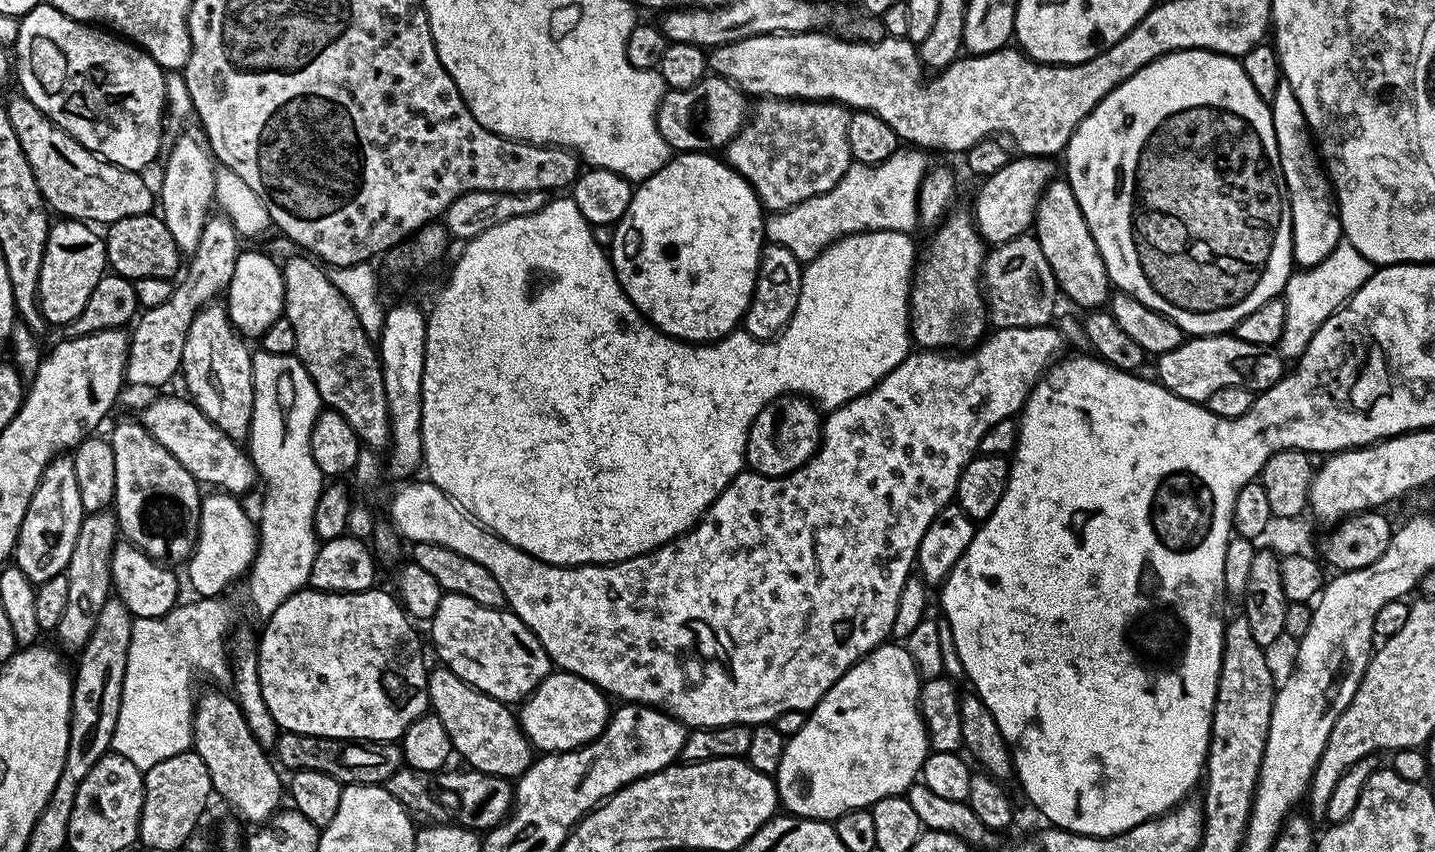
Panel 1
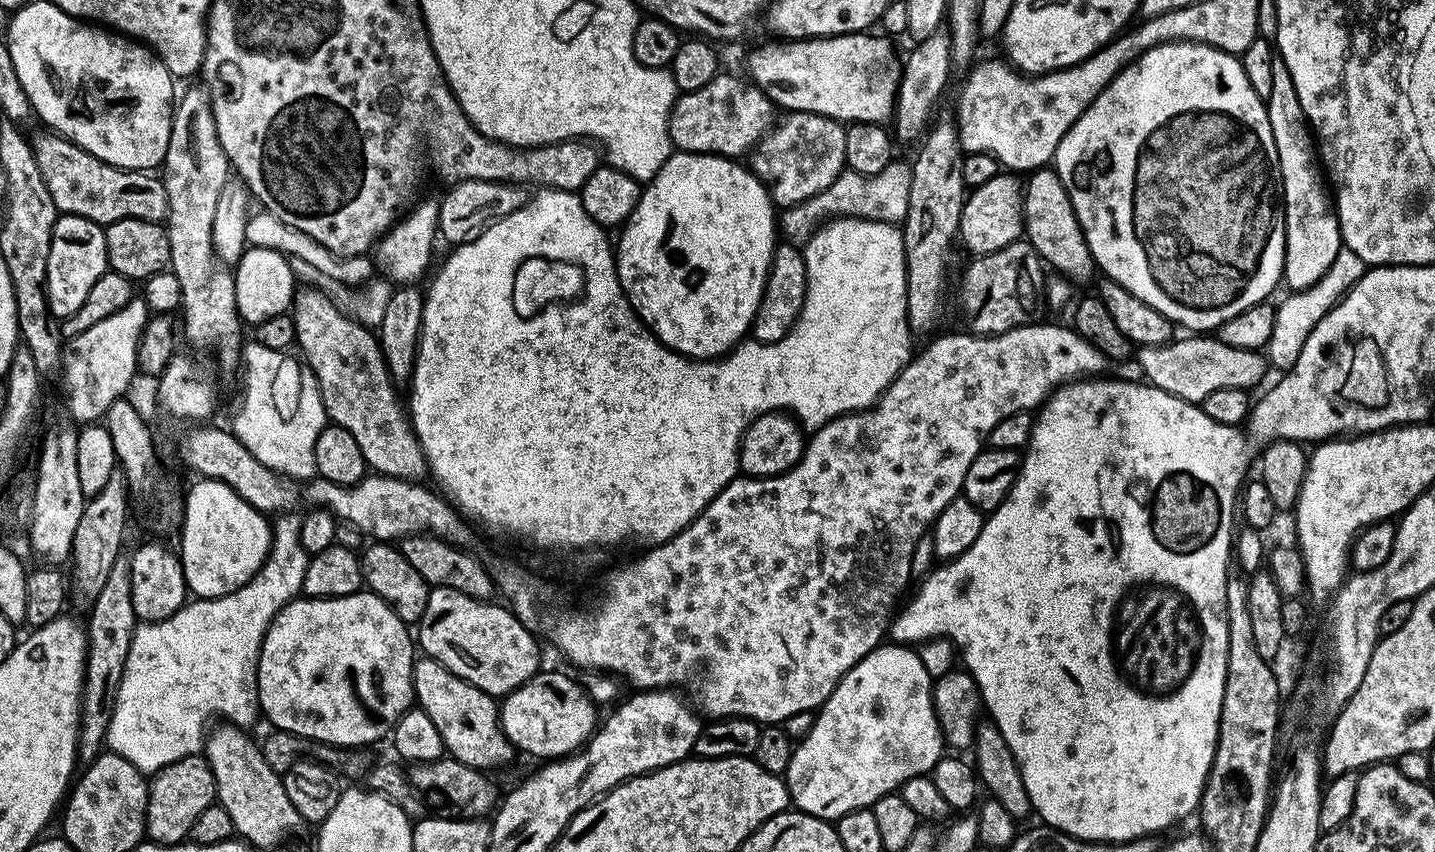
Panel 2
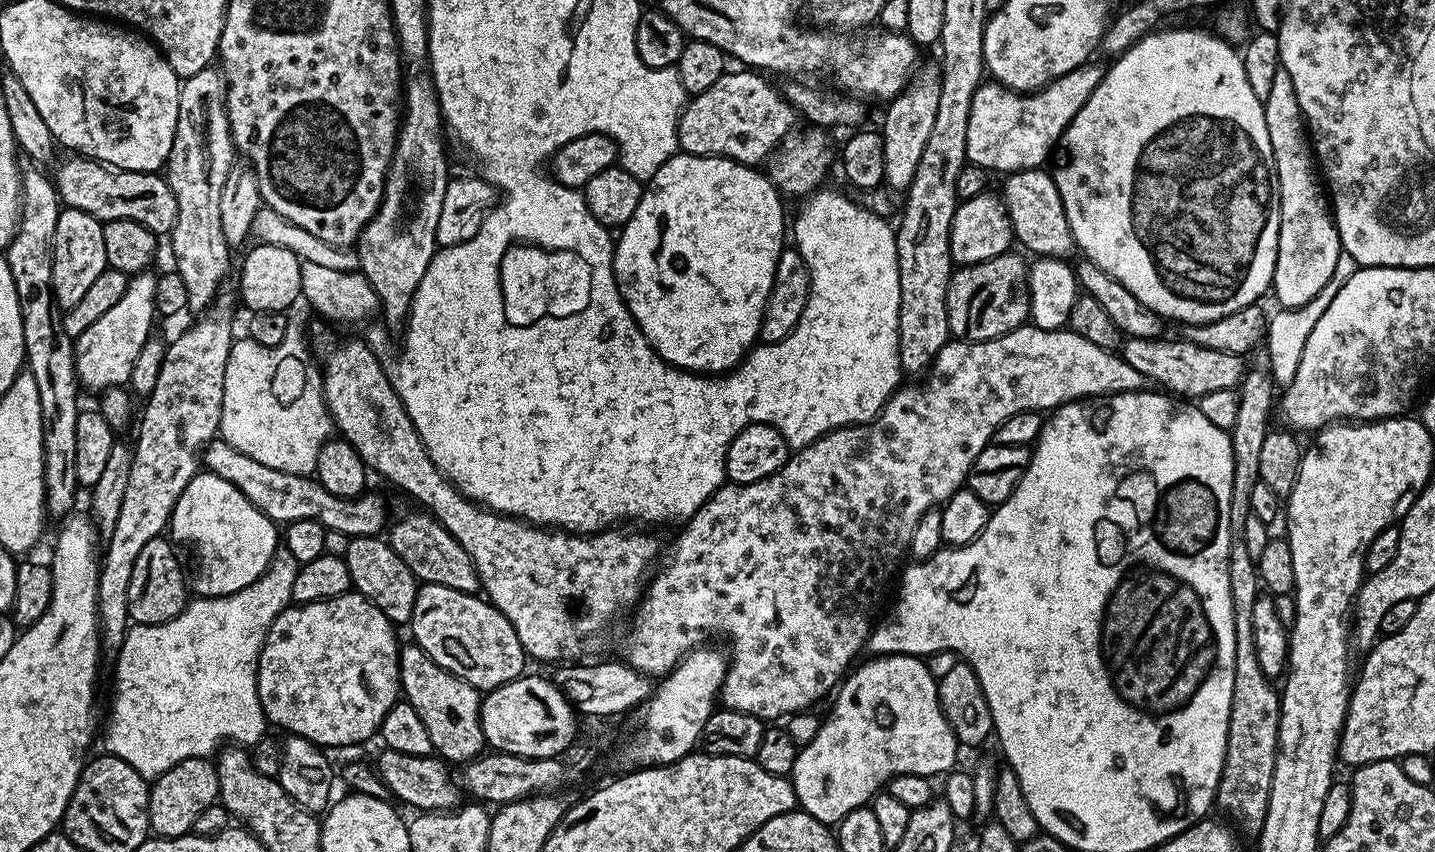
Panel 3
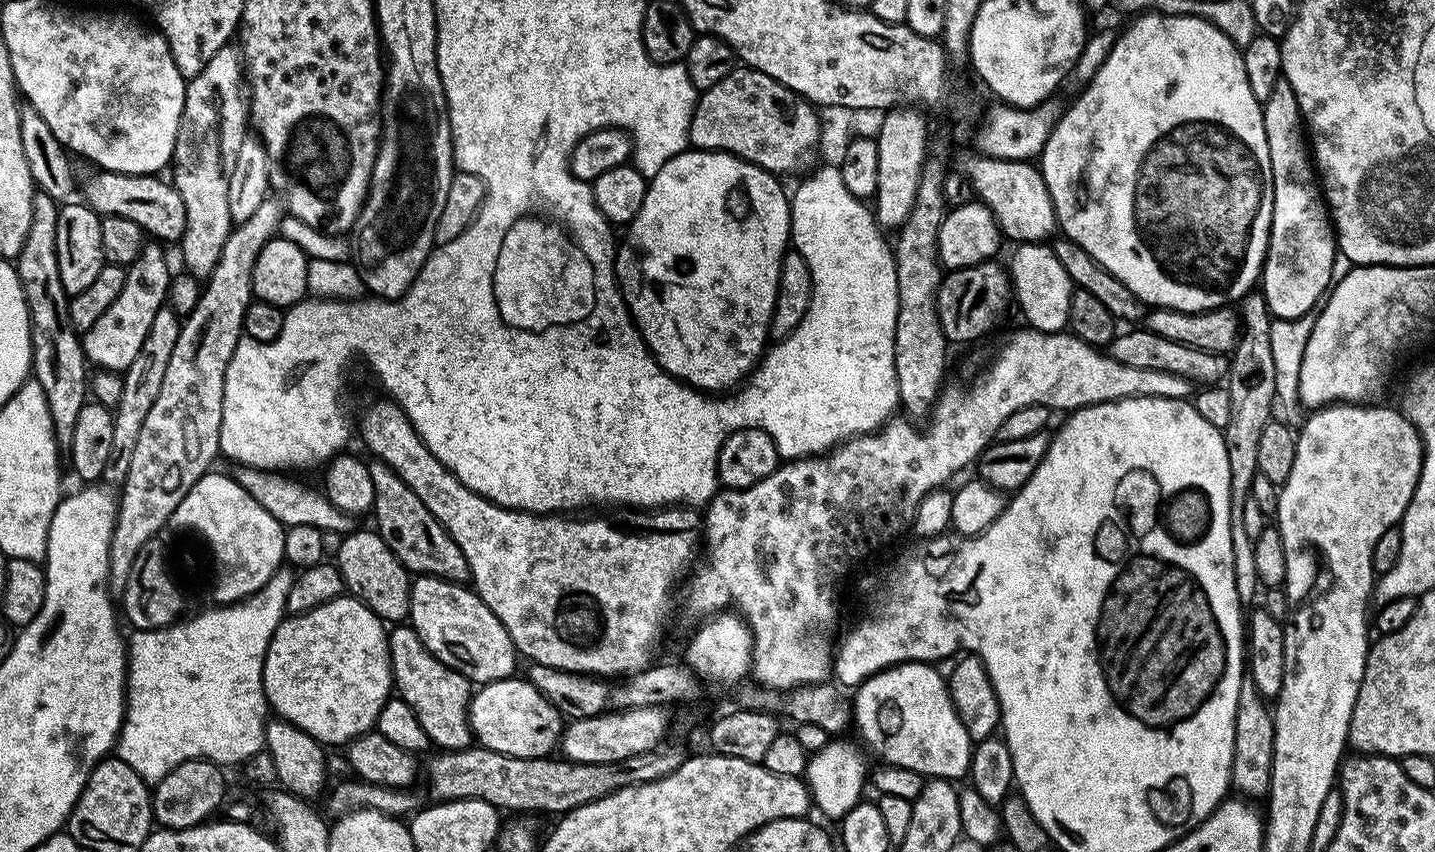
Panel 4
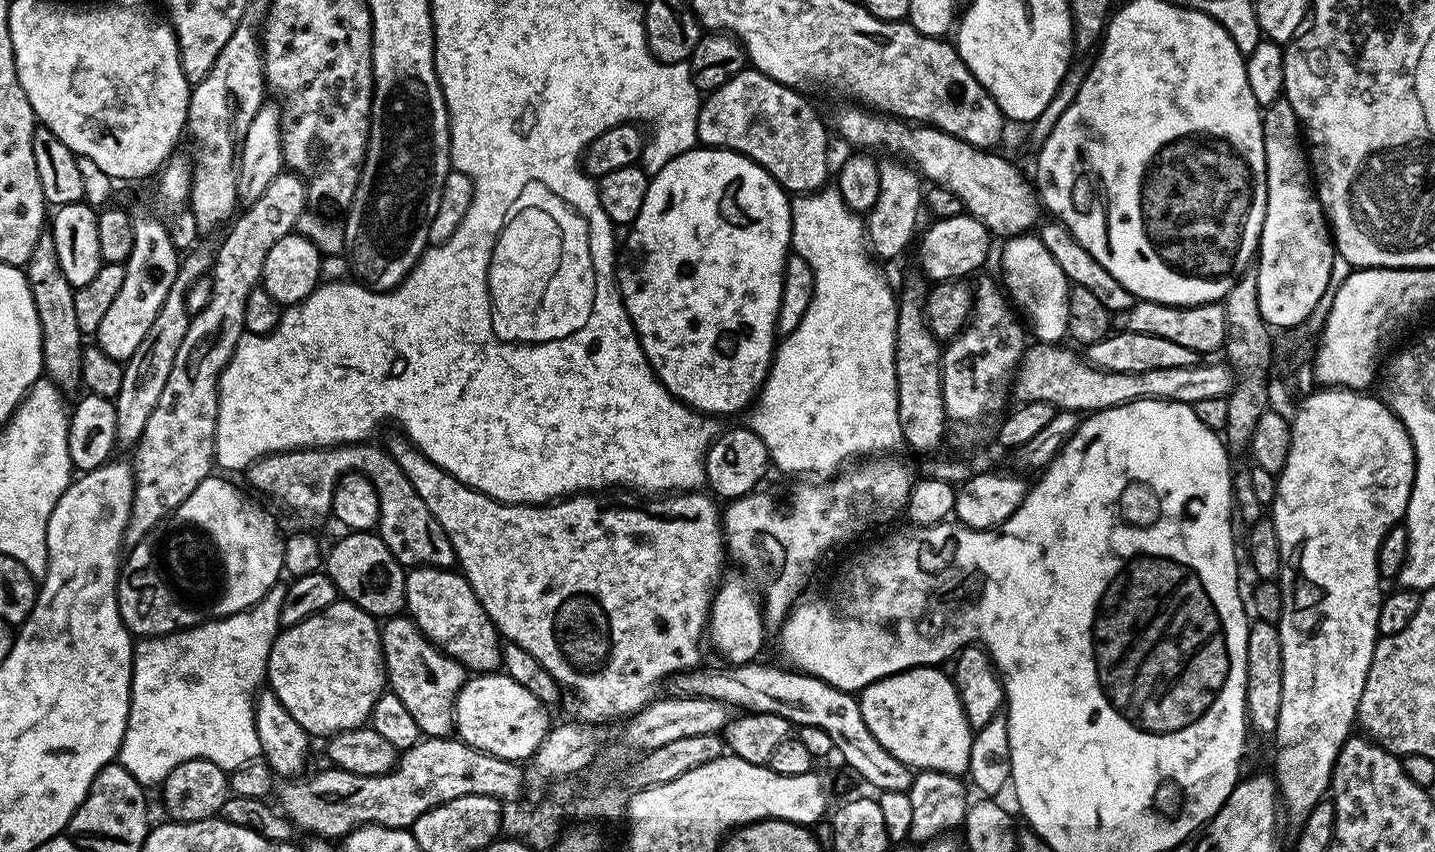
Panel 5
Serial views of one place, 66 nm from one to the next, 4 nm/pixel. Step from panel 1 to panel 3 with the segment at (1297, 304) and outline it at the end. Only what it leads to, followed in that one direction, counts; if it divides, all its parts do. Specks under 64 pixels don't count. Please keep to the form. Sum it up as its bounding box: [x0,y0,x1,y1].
[1266,251,1357,386]

